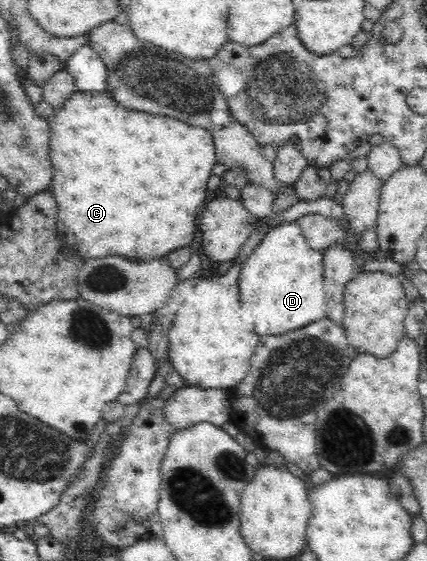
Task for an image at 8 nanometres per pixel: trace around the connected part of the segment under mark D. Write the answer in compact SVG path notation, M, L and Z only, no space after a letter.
M285 222L268 229L262 241L242 263L238 286L240 300L254 317L256 333L282 335L305 327L326 315L328 294L324 286L324 250L309 247L300 223Z

